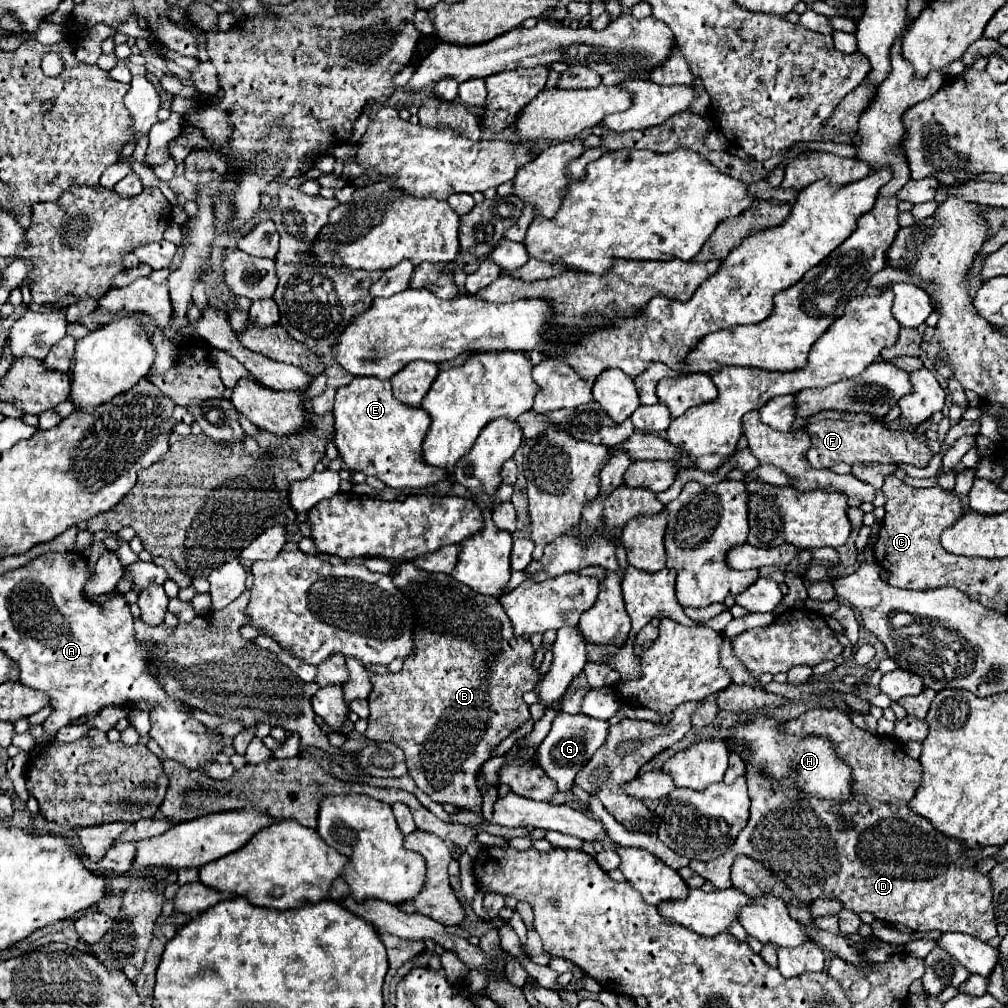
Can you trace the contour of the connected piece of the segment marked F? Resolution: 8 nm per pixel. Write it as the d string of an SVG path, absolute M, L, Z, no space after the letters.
M819 420L809 426L811 448L807 452L807 460L813 468L831 468L833 464L847 462L879 462L879 464L911 464L917 468L925 468L931 460L925 438L919 438L911 430L889 430L883 422L871 424L853 424L843 420Z

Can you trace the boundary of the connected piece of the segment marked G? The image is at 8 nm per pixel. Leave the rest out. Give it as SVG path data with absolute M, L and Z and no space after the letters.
M559 712L553 720L553 726L551 726L547 738L537 748L533 760L537 760L537 764L541 764L545 774L557 782L557 788L561 792L567 792L573 786L575 774L591 760L593 752L597 748L601 748L601 744L607 738L607 732L609 732L609 722L605 722L605 720L593 720L585 714L571 716L571 714Z

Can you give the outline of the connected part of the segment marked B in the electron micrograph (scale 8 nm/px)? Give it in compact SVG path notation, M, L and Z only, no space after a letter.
M405 562L401 564L395 574L393 574L393 582L395 586L411 596L411 600L415 602L417 606L417 612L419 612L419 624L415 628L415 652L413 656L409 656L403 664L403 670L397 672L397 674L375 674L373 676L373 690L369 694L369 710L371 710L371 716L369 716L369 728L365 732L365 736L373 742L393 742L397 744L403 752L405 752L405 762L407 762L407 768L409 768L409 776L415 780L415 784L431 796L431 800L439 802L439 804L453 804L453 806L459 806L459 808L469 808L469 810L477 810L481 808L481 794L477 790L477 774L483 766L483 762L487 762L491 756L493 756L493 750L513 732L517 730L521 724L525 724L531 714L529 714L529 706L523 702L523 694L533 690L535 684L541 680L539 672L533 668L533 646L529 642L527 636L515 636L513 634L513 628L511 628L511 620L507 618L503 606L499 604L499 600L489 600L489 596L481 596L477 592L473 592L469 586L465 584L459 584L455 582L451 576L447 574L429 574L425 570L419 570L415 564L411 562Z

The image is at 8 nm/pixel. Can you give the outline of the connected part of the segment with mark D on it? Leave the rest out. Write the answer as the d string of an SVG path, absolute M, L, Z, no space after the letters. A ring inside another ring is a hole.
M821 708L821 710L809 710L805 714L801 714L799 718L795 720L787 720L785 724L779 724L779 732L781 734L789 734L789 736L795 736L795 738L807 738L807 736L821 736L821 738L829 738L829 742L833 744L833 750L837 752L839 758L845 760L845 764L849 764L851 772L853 772L853 794L857 796L857 800L849 800L849 804L829 804L827 800L817 800L813 796L805 796L805 792L801 792L801 786L797 784L777 784L777 780L765 776L755 764L747 762L747 786L749 786L749 796L751 796L751 818L749 818L749 824L741 830L741 834L737 836L735 844L729 848L729 852L713 862L697 862L693 860L689 866L693 868L693 872L697 872L701 878L705 878L707 882L711 882L715 888L719 890L725 890L725 888L731 888L731 880L729 880L729 868L735 860L737 854L743 854L743 856L749 856L757 862L761 862L765 868L769 868L775 876L779 876L781 880L785 880L785 884L789 886L789 890L797 896L797 900L805 902L805 904L811 904L815 902L817 898L831 898L831 900L839 900L843 904L843 908L851 910L851 912L871 912L875 918L879 920L885 920L889 924L905 924L917 932L931 932L931 930L937 930L937 932L963 932L963 934L969 934L969 936L975 936L983 942L987 942L989 938L993 938L997 934L995 930L995 916L993 916L993 906L991 906L991 900L993 900L993 888L991 888L991 880L987 874L981 874L977 872L973 866L969 866L969 862L963 858L965 854L965 846L959 844L957 840L953 838L947 838L945 834L937 832L929 820L913 814L909 808L907 808L907 802L913 798L915 790L919 788L921 784L921 776L923 776L923 768L917 760L911 760L905 750L903 750L903 744L895 738L889 738L889 736L875 736L875 734L869 734L861 728L857 728L851 720L849 720L849 714L843 712L843 710L837 710L837 708ZM841 818L845 820L851 820L851 826L845 828L841 824Z

